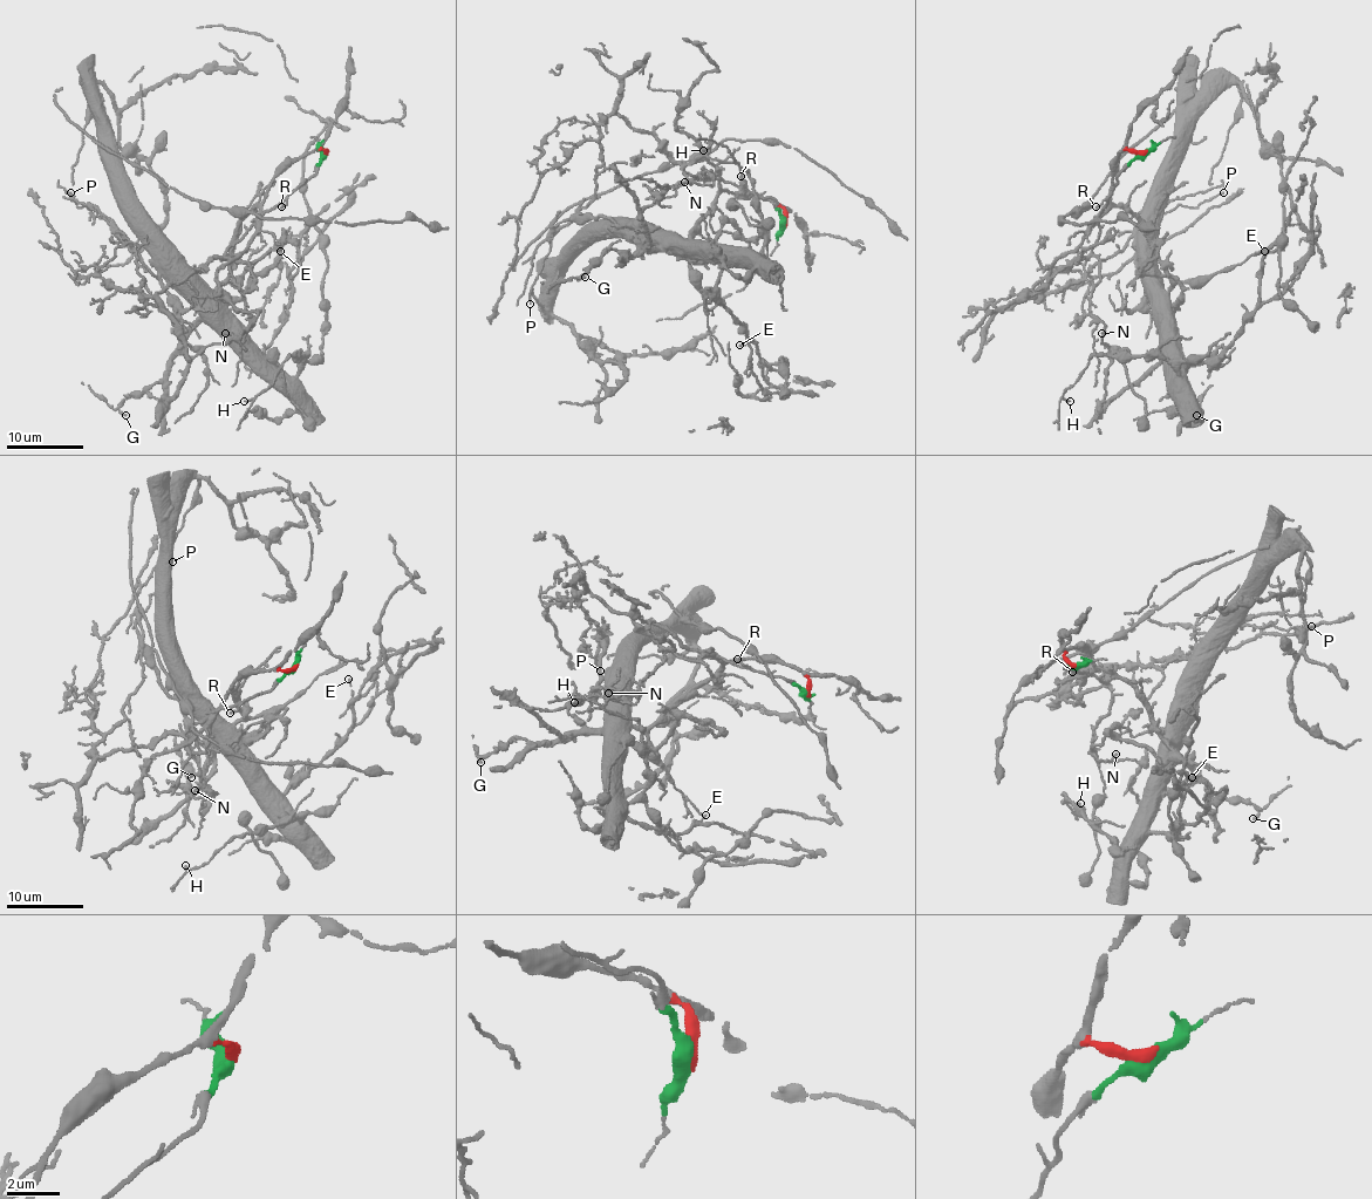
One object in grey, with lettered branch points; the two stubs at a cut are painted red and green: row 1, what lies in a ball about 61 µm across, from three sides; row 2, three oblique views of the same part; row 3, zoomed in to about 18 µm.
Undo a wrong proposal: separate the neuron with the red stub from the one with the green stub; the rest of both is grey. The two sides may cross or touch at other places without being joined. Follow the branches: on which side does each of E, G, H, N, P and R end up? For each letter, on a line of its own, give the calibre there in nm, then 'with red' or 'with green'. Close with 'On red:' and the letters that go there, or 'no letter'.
E: 110 nm | with red
G: 200 nm | with red
H: 140 nm | with red
N: 140 nm | with green
P: 90 nm | with red
R: 110 nm | with green
On red: E, G, H, P

